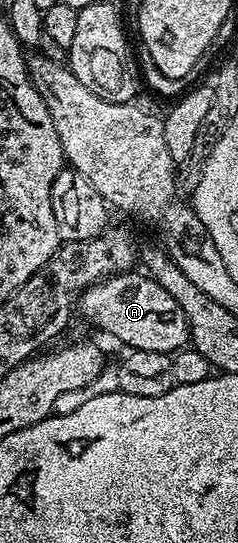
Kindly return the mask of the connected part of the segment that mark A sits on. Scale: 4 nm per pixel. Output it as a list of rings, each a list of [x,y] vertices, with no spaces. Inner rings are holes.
[[[137,270],[111,275],[92,285],[82,292],[76,307],[88,322],[115,335],[120,342],[127,343],[127,348],[135,351],[170,355],[191,342],[188,317],[184,317],[184,309],[180,309],[176,297],[172,297],[172,293],[165,291],[155,279]]]

